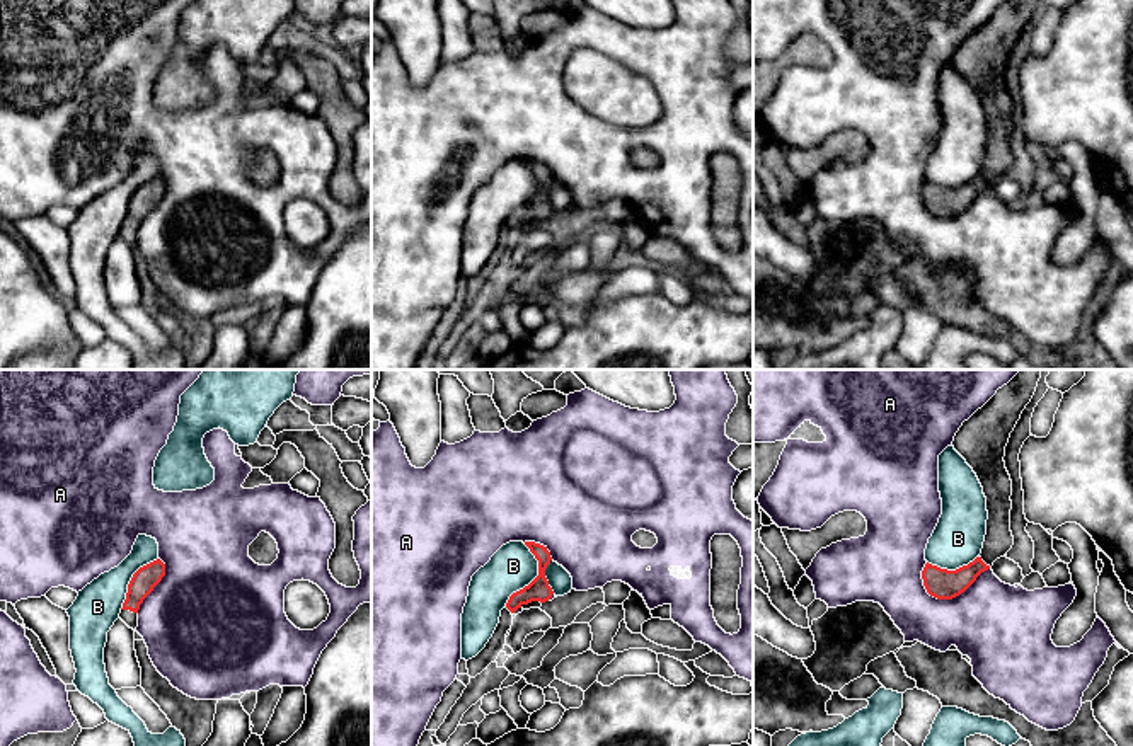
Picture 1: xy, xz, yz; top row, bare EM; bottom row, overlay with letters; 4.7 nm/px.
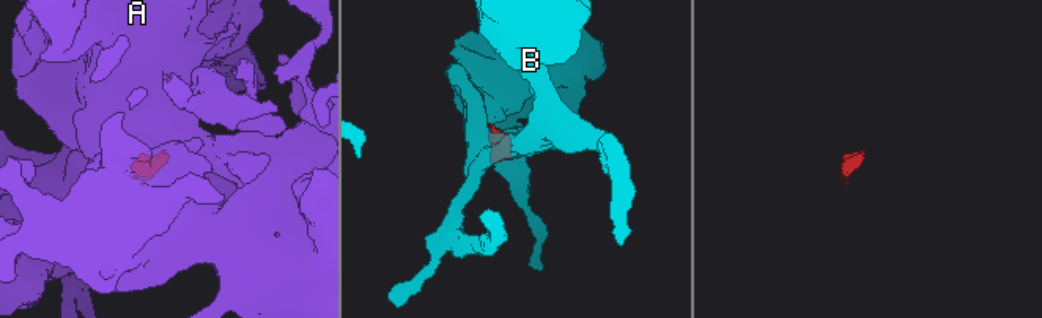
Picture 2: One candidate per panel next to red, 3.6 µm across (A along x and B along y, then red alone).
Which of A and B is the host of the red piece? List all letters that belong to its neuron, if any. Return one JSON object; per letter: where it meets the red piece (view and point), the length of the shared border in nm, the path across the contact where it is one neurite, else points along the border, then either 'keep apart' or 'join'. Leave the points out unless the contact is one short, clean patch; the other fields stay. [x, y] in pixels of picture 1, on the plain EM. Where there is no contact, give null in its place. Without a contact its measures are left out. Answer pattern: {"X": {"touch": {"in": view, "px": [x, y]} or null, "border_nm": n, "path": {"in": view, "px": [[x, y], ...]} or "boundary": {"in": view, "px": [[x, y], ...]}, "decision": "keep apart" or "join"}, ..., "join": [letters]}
{"A": {"touch": {"in": "yz", "px": [951, 217]}, "border_nm": 340, "decision": "keep apart"}, "B": {"touch": {"in": "xz", "px": [535, 196]}, "border_nm": 320, "decision": "keep apart"}, "join": []}

